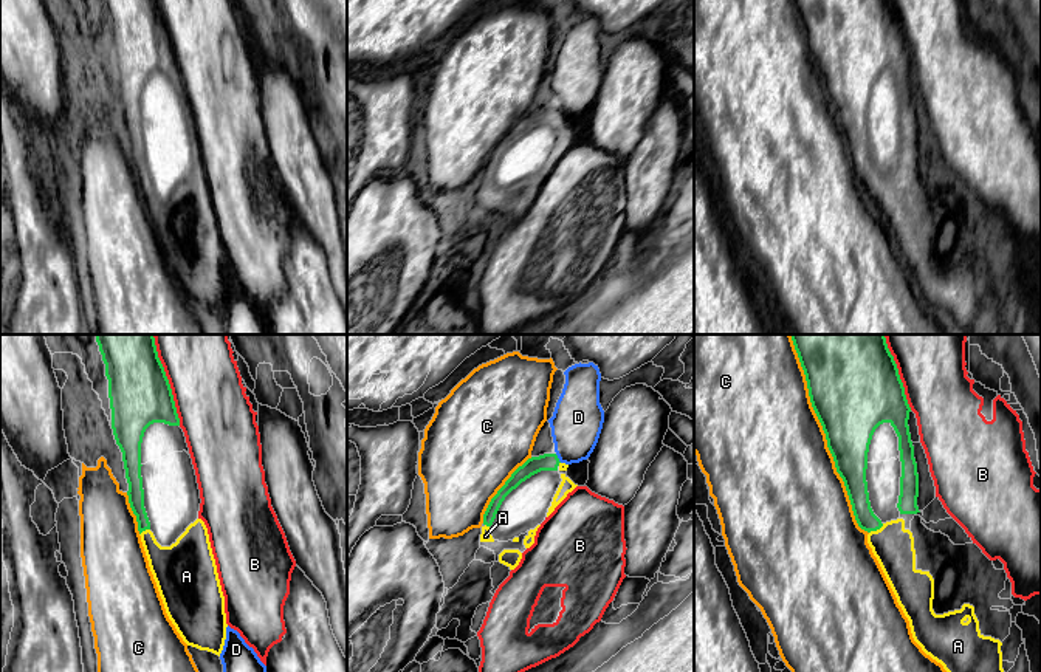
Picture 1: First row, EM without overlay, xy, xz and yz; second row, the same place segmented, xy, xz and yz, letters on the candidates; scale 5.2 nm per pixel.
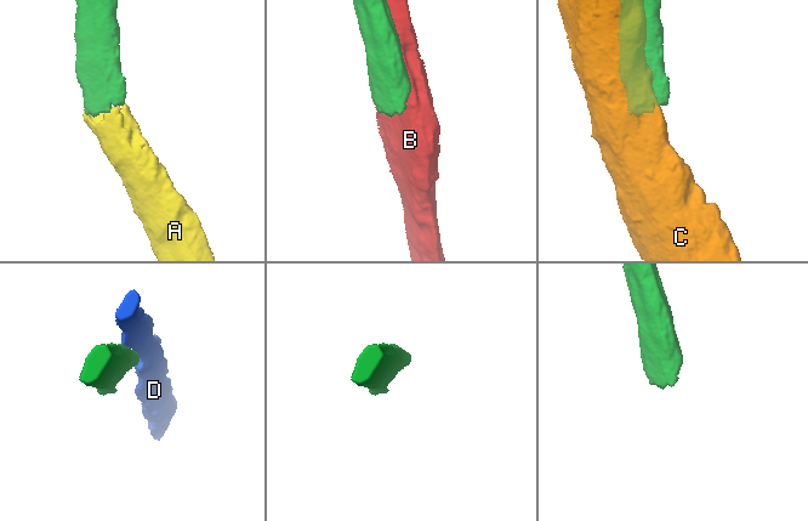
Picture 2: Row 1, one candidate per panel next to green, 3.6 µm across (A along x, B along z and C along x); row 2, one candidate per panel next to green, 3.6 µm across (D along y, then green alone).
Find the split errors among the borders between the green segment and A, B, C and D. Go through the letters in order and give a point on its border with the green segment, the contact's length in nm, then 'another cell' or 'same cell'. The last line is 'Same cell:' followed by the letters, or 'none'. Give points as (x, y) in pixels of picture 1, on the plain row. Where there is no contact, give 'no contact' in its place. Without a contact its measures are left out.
A: meets green in yz at (876, 183); contact 90 nm long; same cell
B: meets green in xy at (169, 39); contact 420 nm long; another cell
C: meets green in yz at (827, 95); contact 1050 nm long; another cell
D: meets green in xz at (558, 112); contact 60 nm long; another cell
Same cell: A

